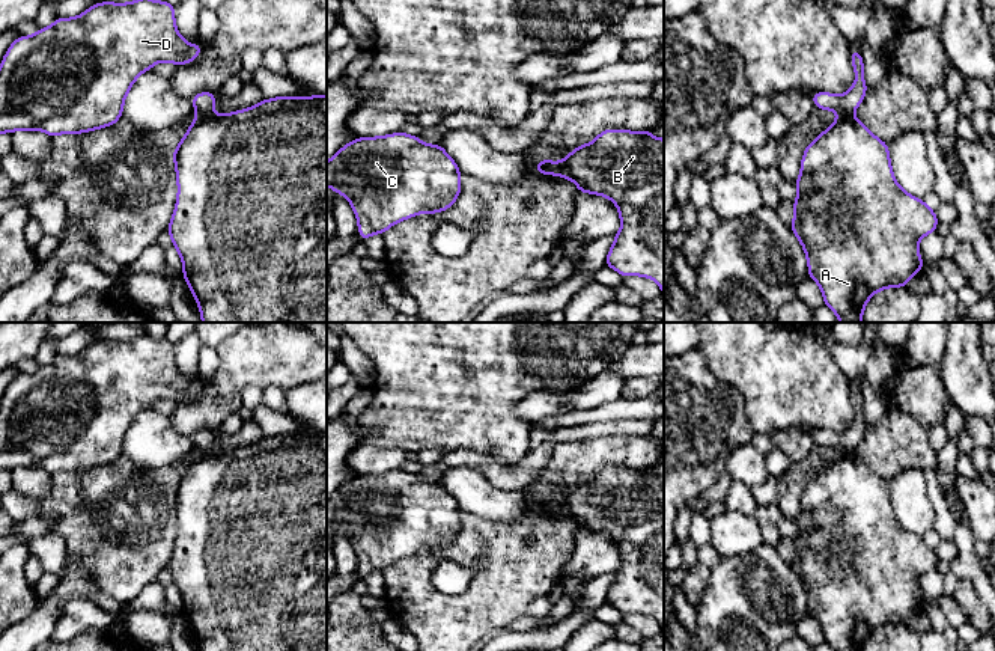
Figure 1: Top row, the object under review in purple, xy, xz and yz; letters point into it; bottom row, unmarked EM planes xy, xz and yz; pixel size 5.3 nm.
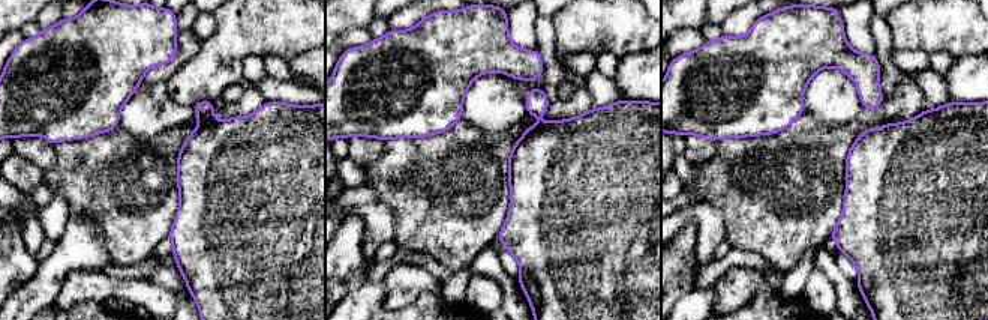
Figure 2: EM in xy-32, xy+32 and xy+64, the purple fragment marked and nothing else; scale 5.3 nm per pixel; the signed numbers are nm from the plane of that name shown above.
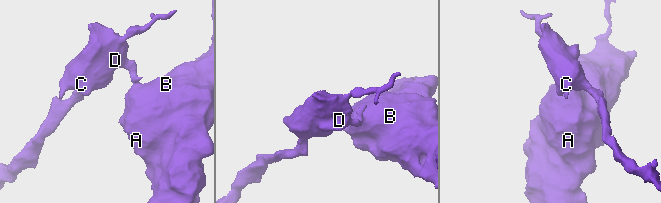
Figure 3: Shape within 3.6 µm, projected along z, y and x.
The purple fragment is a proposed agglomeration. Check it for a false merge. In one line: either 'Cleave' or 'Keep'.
Cleave

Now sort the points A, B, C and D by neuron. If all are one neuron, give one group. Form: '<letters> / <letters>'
A B / C D

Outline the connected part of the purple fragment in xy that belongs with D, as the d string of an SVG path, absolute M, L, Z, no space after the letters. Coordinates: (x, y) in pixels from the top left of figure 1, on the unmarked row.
M148 333L131 341L102 339L75 356L56 356L35 372L17 375L0 401L0 470L41 467L53 475L110 464L122 455L125 434L138 413L158 399L173 399L179 405L200 390L202 380L191 383L179 372L175 344Z

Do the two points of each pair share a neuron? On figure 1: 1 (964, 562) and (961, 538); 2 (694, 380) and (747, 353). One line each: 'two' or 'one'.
1: one
2: two

